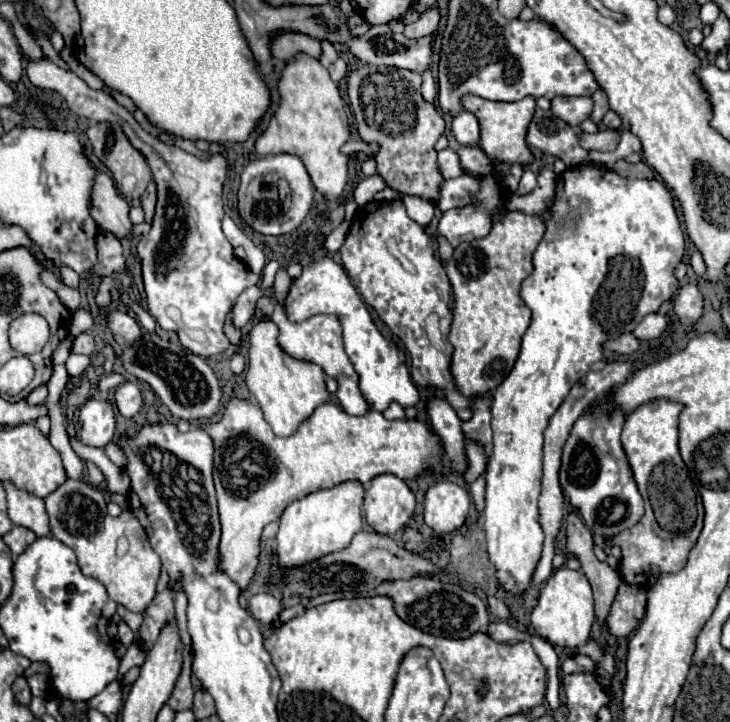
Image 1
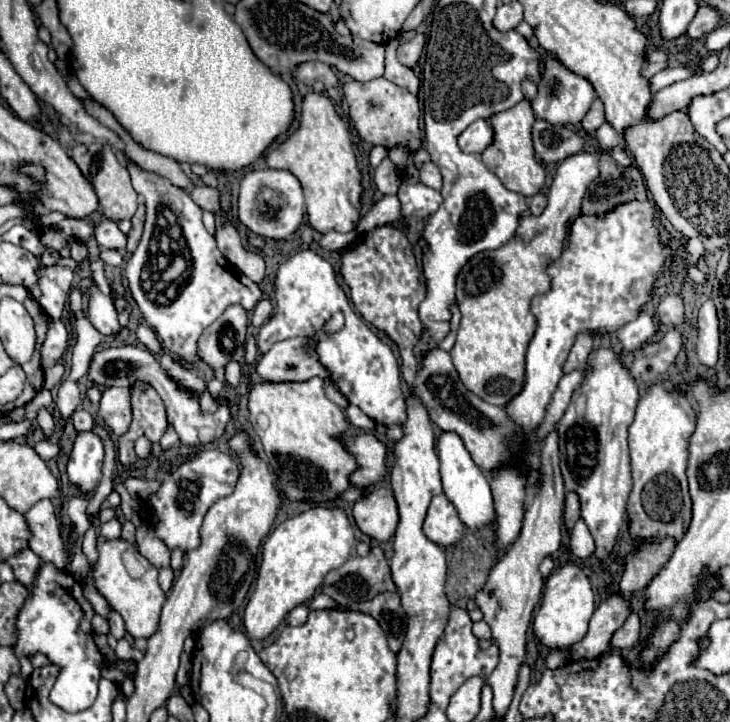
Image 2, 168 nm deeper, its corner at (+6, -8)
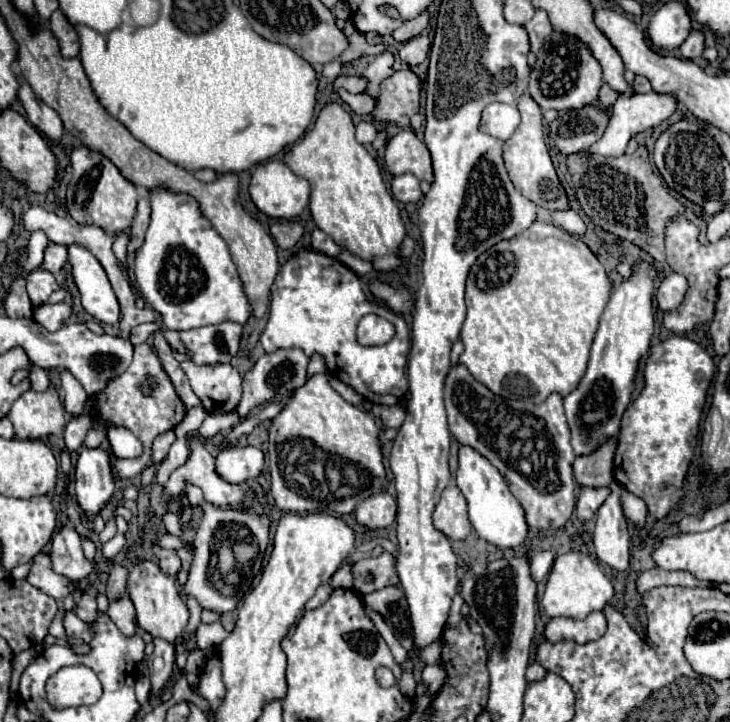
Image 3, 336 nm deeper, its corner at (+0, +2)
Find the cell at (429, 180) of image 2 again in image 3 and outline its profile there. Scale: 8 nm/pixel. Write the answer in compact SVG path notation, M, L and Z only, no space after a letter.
M409 128L389 138L389 144L385 146L385 166L393 176L413 172L419 180L433 182L431 154Z

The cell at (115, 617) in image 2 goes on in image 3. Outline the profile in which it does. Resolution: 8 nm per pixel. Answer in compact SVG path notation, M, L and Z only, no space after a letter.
M103 562L97 568L109 568L109 580L107 580L105 596L109 602L117 602L127 592L127 568L121 564L111 566L109 562Z

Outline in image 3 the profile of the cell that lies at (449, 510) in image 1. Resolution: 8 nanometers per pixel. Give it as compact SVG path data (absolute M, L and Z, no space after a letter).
M449 484L433 512L433 524L451 540L463 540L471 532L467 518L467 502L455 484Z

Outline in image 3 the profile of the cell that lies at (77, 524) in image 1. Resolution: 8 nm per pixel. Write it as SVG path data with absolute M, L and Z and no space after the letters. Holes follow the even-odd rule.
M137 562L129 570L127 584L129 584L127 594L135 606L139 628L143 628L151 636L157 636L163 640L177 640L183 636L183 630L187 626L187 620L189 620L189 610L185 606L183 598L179 596L175 580L165 576L161 572L161 568L153 562ZM143 568L147 568L147 570L143 570Z

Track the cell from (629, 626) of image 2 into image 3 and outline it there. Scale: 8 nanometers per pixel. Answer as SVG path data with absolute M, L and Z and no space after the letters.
M663 568L647 570L637 578L639 594L645 594L647 590L653 590L657 586L709 586L709 584L703 580L697 580L689 572L667 572Z

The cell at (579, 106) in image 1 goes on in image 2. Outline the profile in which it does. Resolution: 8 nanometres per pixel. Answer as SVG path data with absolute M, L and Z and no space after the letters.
M545 56L541 62L541 80L537 84L537 96L531 100L533 112L537 118L547 120L549 124L581 124L591 102L597 98L591 82L569 68L565 68L557 58Z

